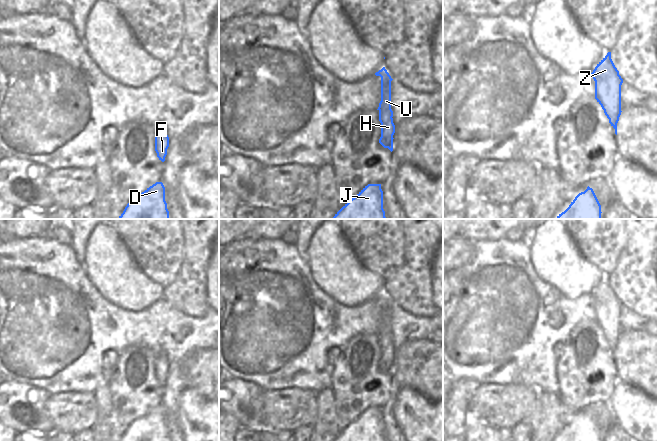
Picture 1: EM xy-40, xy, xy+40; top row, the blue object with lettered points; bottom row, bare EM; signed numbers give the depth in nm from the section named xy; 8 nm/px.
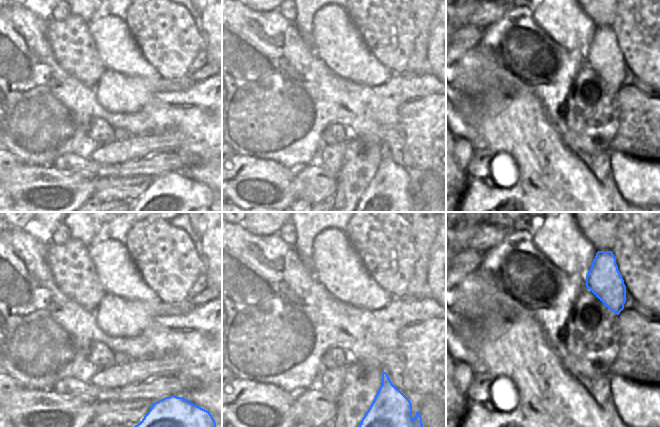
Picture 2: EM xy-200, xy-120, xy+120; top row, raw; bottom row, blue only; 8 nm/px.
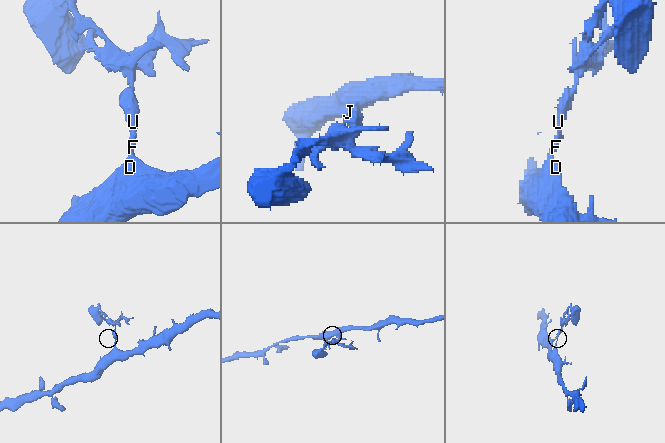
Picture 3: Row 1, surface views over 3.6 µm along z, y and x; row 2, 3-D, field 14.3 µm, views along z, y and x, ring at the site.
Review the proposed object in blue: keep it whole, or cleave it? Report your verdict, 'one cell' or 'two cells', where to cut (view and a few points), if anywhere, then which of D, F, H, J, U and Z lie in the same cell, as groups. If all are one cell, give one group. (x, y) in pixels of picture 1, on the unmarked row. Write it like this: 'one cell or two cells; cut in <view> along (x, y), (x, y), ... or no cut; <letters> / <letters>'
two cells; cut in xy+40 along (604, 333), (608, 333), (618, 342); D F H J / U Z

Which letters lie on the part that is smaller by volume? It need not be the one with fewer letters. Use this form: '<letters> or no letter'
U, Z

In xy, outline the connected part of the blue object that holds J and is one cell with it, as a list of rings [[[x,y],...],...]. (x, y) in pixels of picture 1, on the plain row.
[[[368,408],[334,441],[385,441],[381,408]]]

